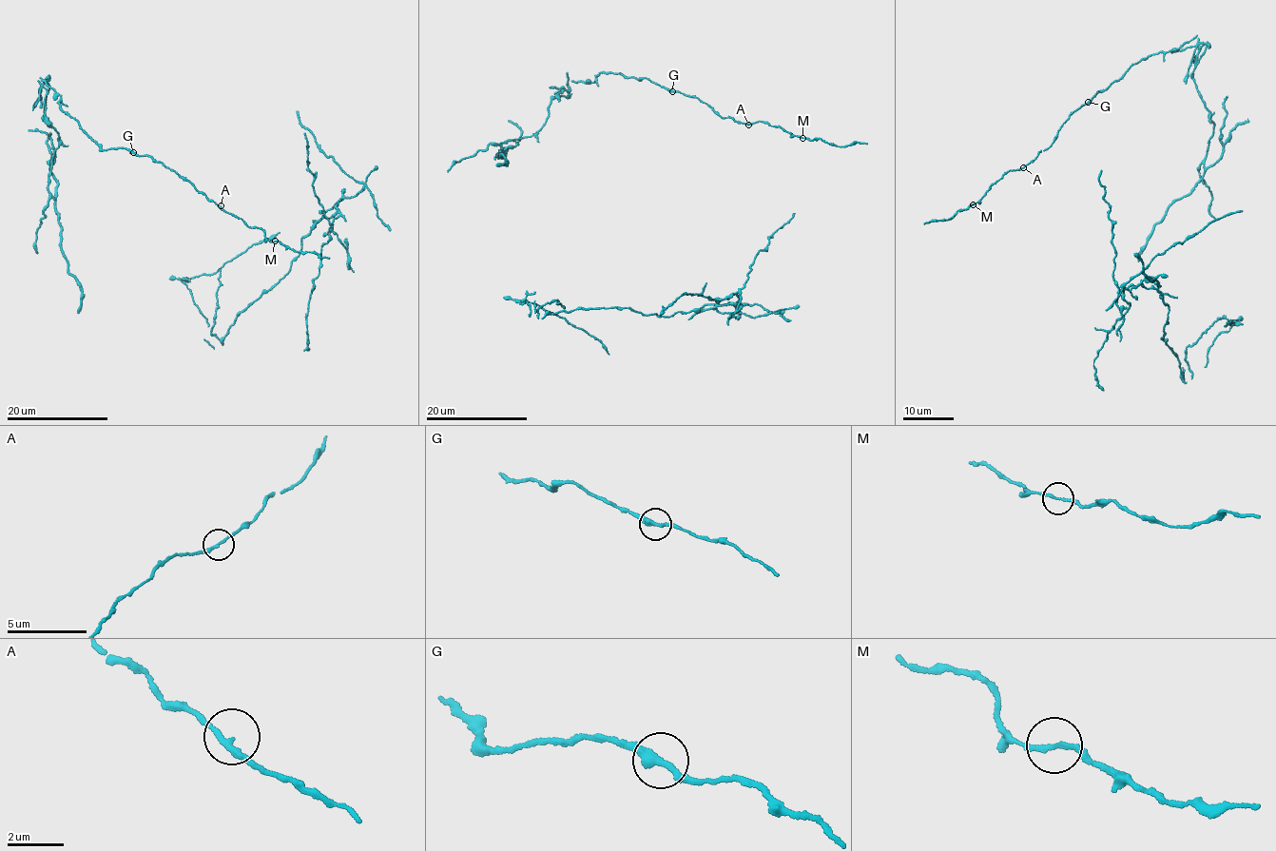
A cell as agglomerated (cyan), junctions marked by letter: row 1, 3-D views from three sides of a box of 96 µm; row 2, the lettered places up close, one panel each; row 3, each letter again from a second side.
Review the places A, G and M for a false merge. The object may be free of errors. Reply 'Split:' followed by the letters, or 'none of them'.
Split: G

